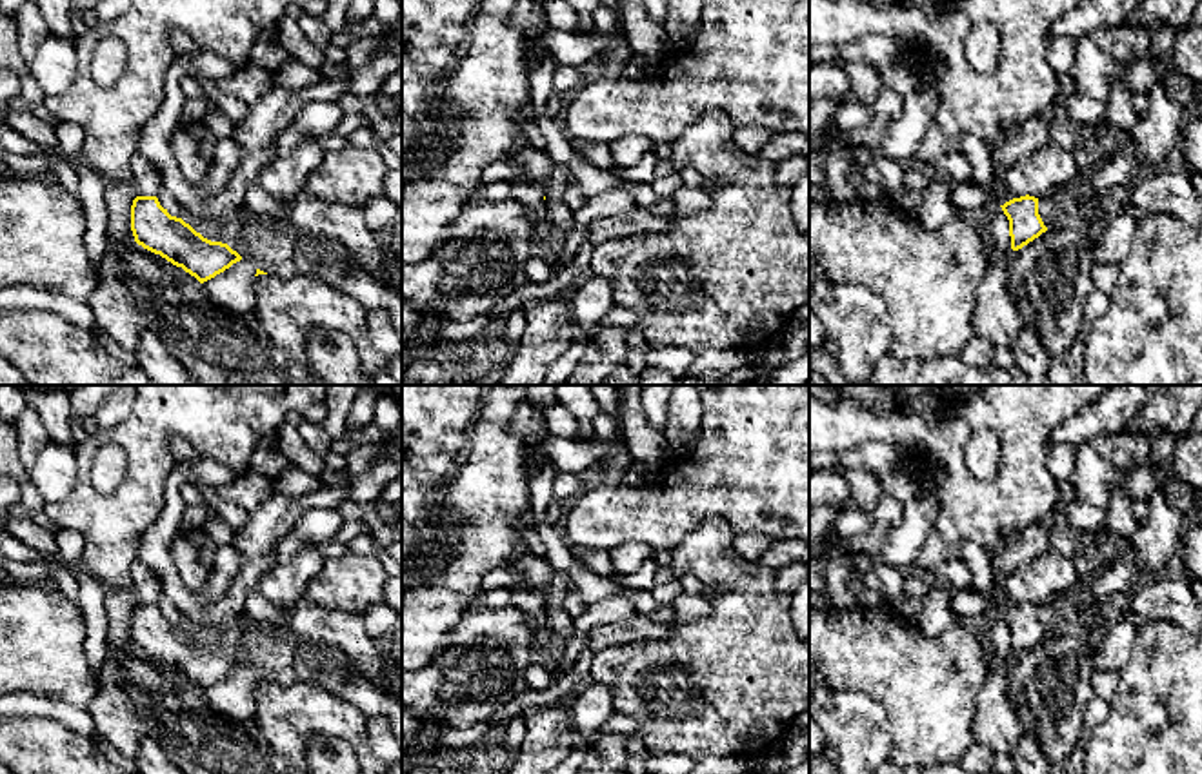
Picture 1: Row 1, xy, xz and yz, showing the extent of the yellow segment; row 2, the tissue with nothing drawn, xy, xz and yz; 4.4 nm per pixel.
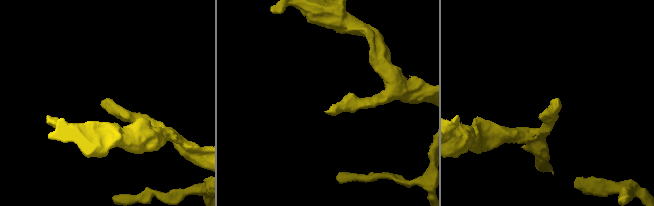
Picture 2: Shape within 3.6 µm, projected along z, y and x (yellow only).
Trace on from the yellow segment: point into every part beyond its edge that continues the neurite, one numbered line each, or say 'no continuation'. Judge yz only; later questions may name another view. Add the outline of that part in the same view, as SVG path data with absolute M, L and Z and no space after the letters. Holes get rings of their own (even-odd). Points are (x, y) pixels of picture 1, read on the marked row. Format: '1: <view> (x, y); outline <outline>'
1: yz (1050, 209); outline M1038 198L1038 214L1046 227L1057 225L1057 220L1062 216L1062 200L1060 198Z

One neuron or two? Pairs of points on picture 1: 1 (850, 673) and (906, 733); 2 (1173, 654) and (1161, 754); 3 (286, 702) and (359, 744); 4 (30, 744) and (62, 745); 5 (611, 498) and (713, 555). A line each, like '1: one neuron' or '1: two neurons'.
1: one neuron
2: one neuron
3: one neuron
4: one neuron
5: two neurons

